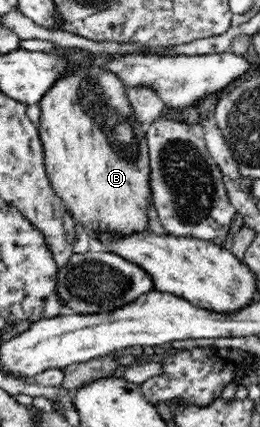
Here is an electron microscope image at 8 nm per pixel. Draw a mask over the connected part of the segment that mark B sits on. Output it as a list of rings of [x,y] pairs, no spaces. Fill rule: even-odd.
[[[94,66],[90,70],[78,68],[64,76],[40,102],[41,117],[38,124],[41,142],[45,148],[45,171],[52,189],[64,206],[78,220],[86,232],[103,235],[131,236],[136,232],[149,232],[148,214],[152,206],[150,154],[144,126],[132,111],[125,88],[113,72]]]

